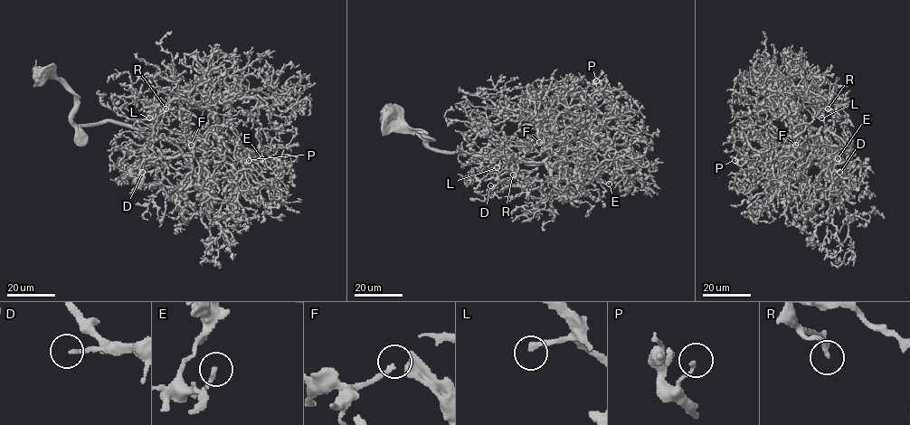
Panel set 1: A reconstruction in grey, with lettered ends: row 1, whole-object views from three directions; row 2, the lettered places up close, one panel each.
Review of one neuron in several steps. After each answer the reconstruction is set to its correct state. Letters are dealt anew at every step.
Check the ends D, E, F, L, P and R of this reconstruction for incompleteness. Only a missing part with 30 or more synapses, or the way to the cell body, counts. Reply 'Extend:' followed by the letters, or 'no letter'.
Extend: D, F, L

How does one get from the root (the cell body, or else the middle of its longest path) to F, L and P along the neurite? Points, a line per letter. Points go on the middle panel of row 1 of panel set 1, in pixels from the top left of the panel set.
F: (389, 119), (432, 148), (554, 168), (543, 141), (559, 144), (539, 152), (530, 146), (539, 142)
L: (389, 119), (432, 148), (526, 163), (554, 165), (564, 145), (528, 147), (497, 167)
P: (389, 119), (405, 123), (432, 148), (554, 165), (566, 151), (564, 137), (594, 116), (589, 106), (596, 80)

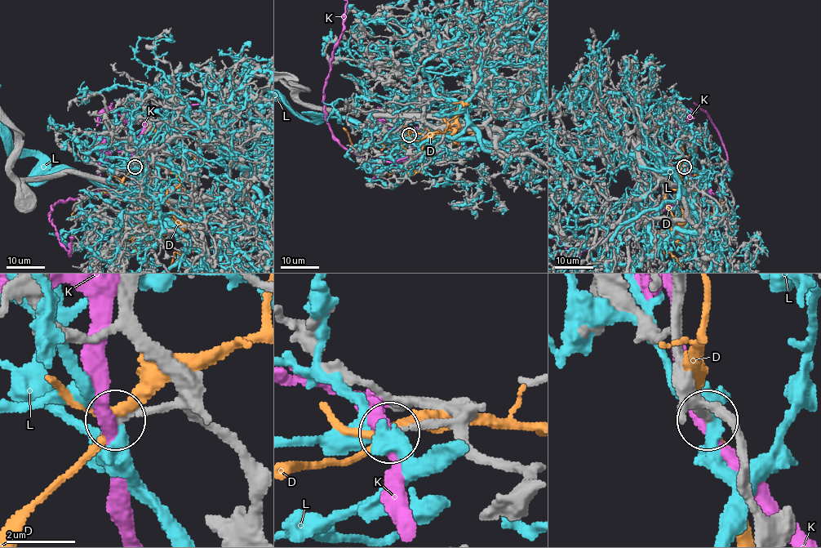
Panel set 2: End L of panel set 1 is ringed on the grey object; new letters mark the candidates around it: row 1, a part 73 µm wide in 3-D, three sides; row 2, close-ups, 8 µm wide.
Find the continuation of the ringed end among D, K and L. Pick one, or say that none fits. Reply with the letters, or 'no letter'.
no letter

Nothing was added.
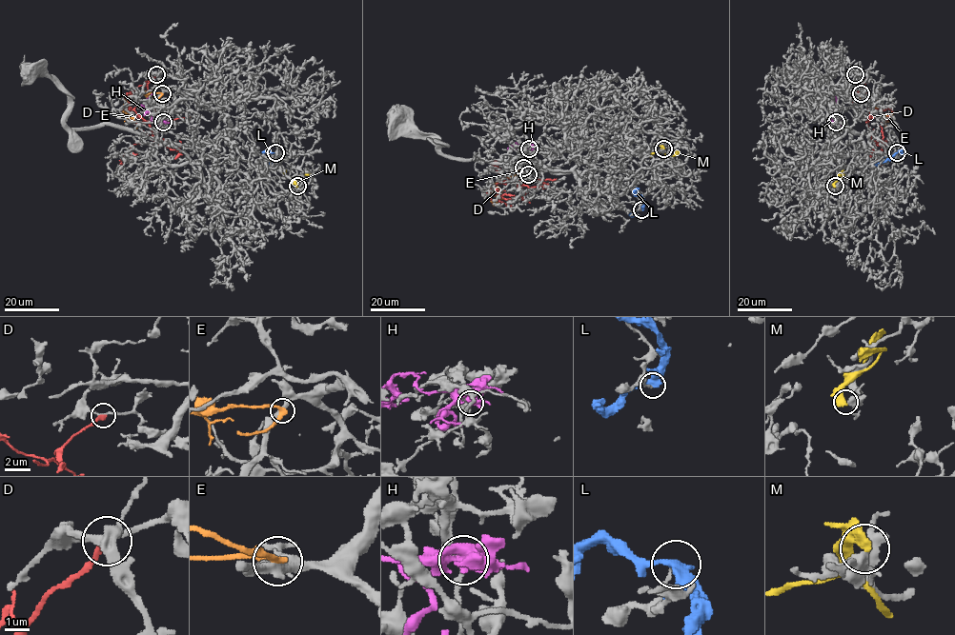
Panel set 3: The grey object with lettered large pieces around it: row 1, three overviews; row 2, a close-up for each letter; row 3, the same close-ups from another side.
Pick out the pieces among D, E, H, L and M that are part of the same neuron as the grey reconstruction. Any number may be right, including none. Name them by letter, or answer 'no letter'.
H

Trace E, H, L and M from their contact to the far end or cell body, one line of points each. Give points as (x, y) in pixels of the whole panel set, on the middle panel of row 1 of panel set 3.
E: (528, 173), (511, 174), (500, 179), (490, 192), (501, 197)
H: (530, 149), (518, 147), (518, 143), (513, 144), (511, 148), (520, 145)
L: (641, 209), (643, 199), (634, 192), (639, 188)
M: (663, 148), (662, 151), (667, 157), (680, 152)

